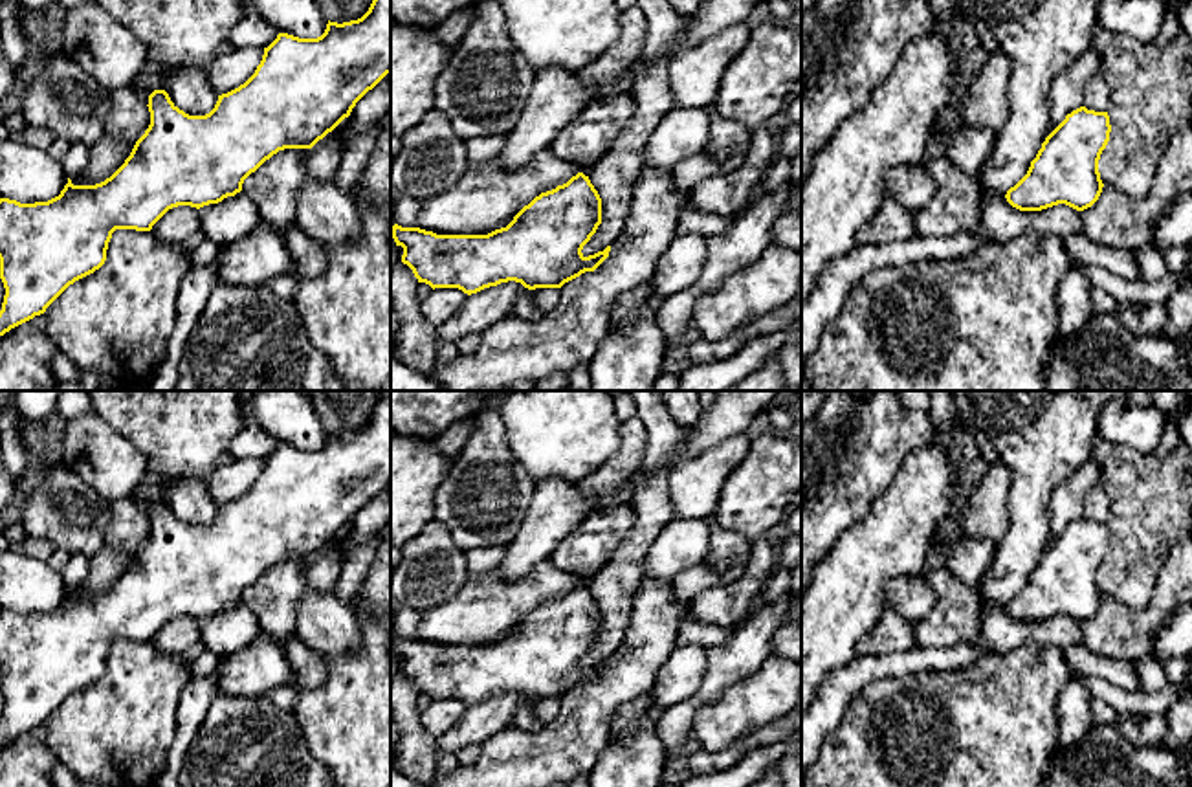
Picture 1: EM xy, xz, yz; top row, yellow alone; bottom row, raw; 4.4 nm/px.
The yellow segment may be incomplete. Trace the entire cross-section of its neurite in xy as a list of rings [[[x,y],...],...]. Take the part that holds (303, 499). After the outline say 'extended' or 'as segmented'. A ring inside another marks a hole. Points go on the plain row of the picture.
[[[380,391],[369,422],[350,433],[330,433],[317,449],[299,449],[279,444],[264,459],[255,484],[238,499],[218,506],[205,527],[180,521],[165,501],[149,506],[150,536],[136,552],[125,574],[105,593],[95,596],[68,594],[48,613],[20,615],[0,609],[0,690],[6,699],[0,721],[0,747],[46,723],[46,719],[75,692],[94,684],[106,671],[108,653],[116,640],[150,642],[172,618],[204,618],[218,615],[242,602],[244,591],[266,571],[284,560],[312,560],[350,527],[356,514],[391,484],[391,391]]] | as segmented

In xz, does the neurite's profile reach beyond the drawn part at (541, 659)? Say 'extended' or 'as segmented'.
as segmented

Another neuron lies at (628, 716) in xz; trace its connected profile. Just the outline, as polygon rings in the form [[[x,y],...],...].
[[[651,692],[644,693],[614,712],[609,726],[609,737],[622,736],[629,728],[636,726],[644,717],[657,723],[662,712],[664,710],[657,704]]]

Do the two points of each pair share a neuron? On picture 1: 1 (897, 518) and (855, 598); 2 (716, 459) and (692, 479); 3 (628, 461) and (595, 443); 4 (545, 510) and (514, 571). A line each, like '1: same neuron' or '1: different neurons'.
1: same neuron
2: same neuron
3: different neurons
4: same neuron

